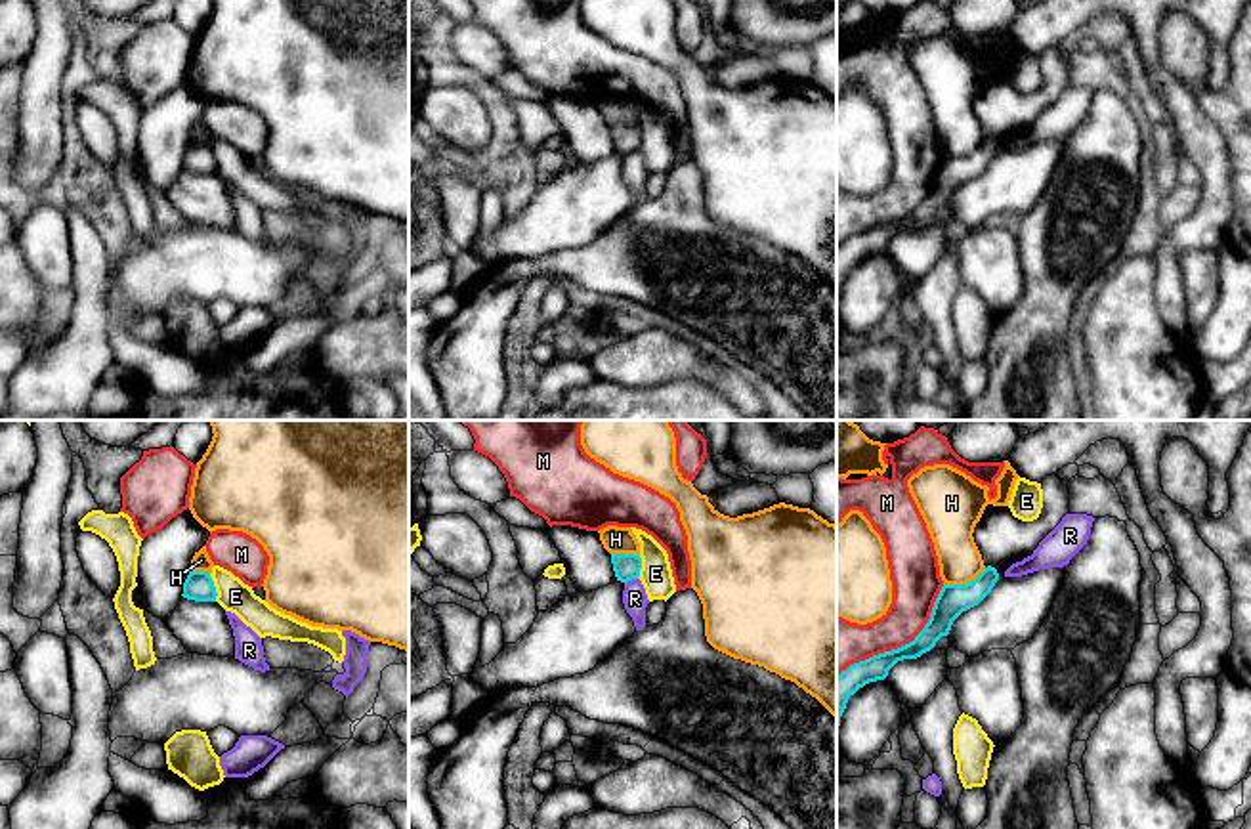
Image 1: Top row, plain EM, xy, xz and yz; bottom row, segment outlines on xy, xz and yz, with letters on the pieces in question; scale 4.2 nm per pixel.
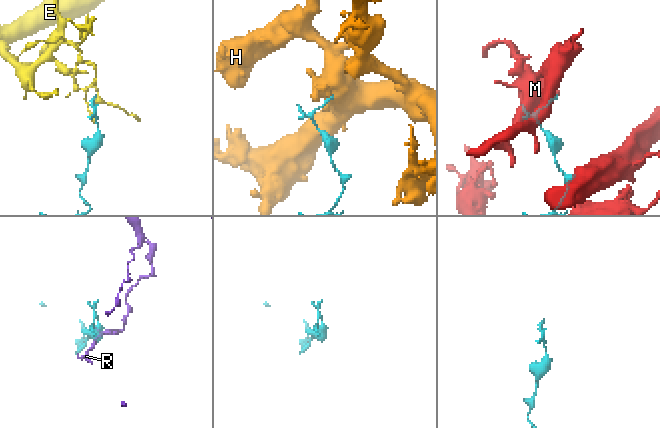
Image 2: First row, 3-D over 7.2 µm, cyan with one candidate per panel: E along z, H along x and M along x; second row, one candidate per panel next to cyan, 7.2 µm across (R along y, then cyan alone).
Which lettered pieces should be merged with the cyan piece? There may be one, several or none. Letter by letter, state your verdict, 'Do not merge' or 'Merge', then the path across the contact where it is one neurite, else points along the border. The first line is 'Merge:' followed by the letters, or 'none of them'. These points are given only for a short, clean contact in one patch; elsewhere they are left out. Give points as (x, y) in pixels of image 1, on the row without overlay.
Merge: M
E: Do not merge. Boundary: xy (209, 146), (216, 172)
H: Do not merge. Boundary: yz (984, 138), (965, 155), (944, 157)
M: Merge
R: Do not merge. Boundary: xz (636, 149), (625, 157)

